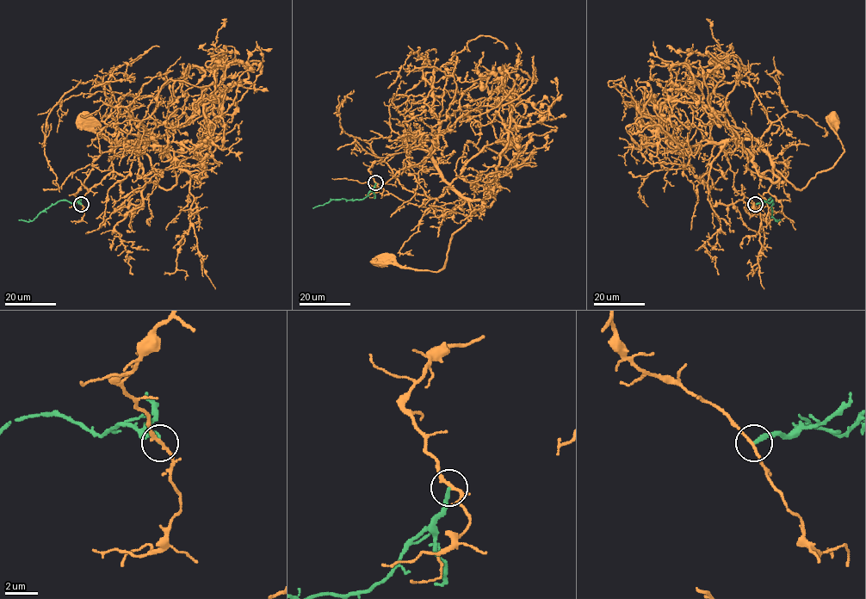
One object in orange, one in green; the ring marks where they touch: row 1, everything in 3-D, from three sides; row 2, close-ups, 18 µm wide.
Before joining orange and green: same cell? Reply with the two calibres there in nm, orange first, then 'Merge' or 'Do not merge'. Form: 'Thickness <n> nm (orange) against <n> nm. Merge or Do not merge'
Thickness 180 nm (orange) against 240 nm. Do not merge

